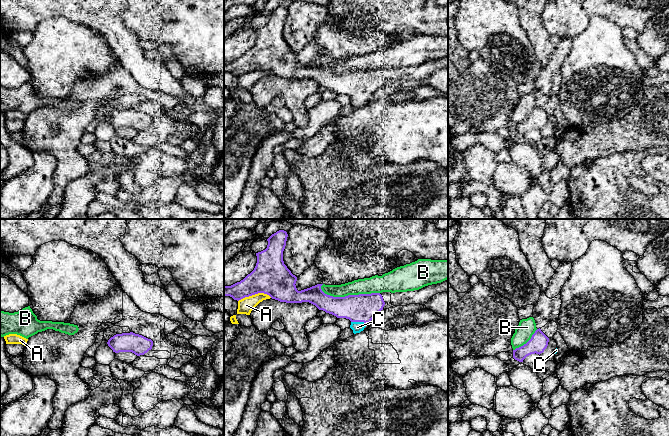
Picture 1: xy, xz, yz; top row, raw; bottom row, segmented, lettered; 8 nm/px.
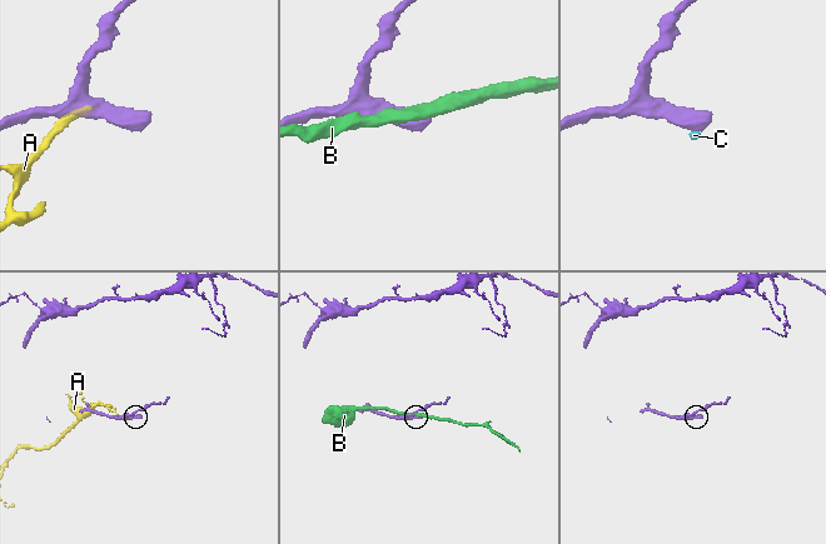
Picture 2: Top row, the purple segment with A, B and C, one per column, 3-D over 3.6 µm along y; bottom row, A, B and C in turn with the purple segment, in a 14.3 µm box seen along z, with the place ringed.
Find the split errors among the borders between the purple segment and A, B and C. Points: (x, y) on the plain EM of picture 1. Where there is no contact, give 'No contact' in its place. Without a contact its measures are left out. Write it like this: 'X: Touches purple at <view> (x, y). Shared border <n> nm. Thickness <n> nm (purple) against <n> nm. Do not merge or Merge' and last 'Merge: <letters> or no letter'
A: Touches purple at xz (254, 70). Shared border 280 nm. Thickness 300 nm (purple) against 120 nm. Do not merge
B: Touches purple at xz (349, 71). Shared border 480 nm. Thickness 220 nm (purple) against 140 nm. Do not merge
C: Touches purple at xz (358, 97). Shared border 110 nm. Thickness 220 nm (purple) against 90 nm. Merge
Merge: C

